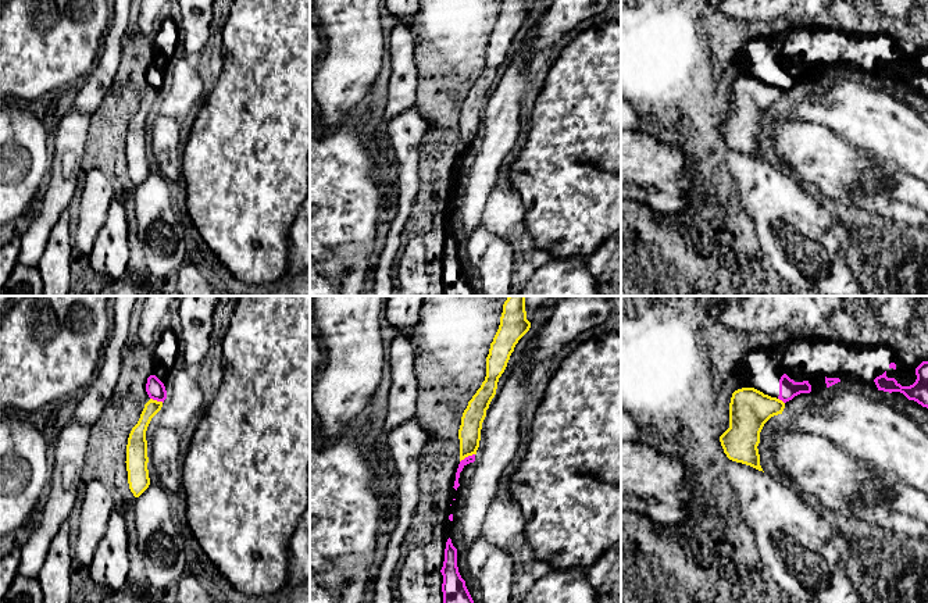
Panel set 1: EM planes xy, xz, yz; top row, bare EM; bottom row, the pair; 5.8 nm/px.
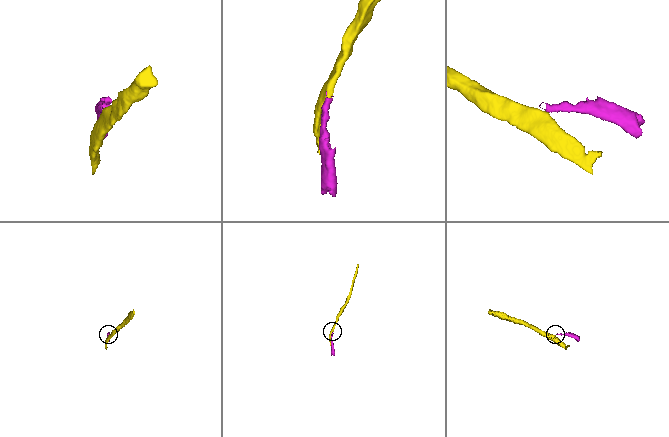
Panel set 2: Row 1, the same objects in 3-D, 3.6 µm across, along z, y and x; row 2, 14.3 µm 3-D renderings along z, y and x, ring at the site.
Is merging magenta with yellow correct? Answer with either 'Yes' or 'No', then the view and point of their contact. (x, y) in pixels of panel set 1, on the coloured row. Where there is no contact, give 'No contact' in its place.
No. Touches magenta at xz (468, 456)

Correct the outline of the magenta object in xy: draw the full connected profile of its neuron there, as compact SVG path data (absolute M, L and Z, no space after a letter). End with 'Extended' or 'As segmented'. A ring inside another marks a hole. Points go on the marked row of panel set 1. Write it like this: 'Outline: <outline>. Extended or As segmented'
Outline: M150 375L147 378L146 392L149 397L153 400L164 403L164 400L167 399L165 386L156 375Z. As segmented

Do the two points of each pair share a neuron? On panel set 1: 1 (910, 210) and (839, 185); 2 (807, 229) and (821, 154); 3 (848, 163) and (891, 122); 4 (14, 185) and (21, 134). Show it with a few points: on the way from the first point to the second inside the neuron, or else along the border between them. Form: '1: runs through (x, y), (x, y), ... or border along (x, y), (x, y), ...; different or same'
1: runs through (892, 200), (863, 197), (857, 193); same
2: border along (788, 172), (820, 196); different
3: border along (825, 128), (841, 135), (853, 146); different
4: runs through (14, 172), (14, 146); same

